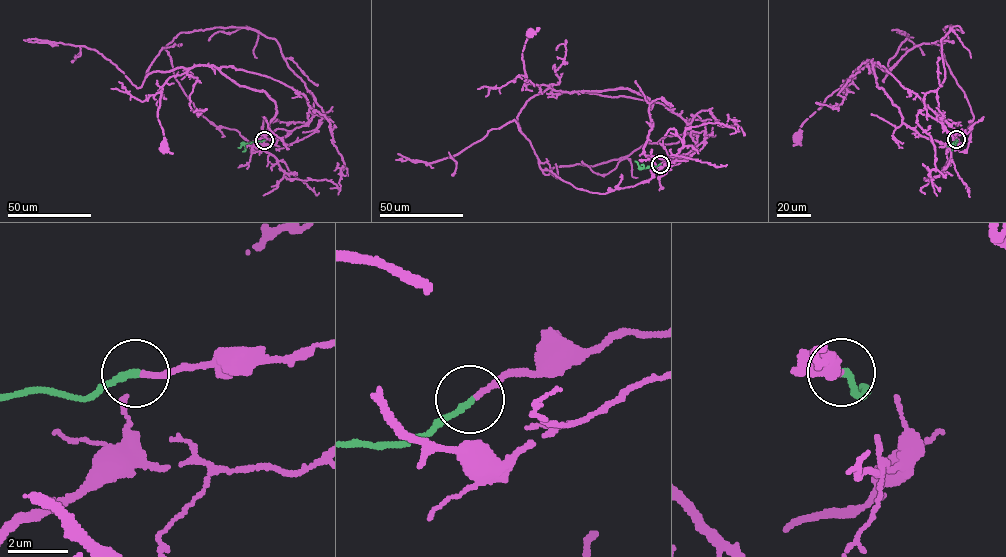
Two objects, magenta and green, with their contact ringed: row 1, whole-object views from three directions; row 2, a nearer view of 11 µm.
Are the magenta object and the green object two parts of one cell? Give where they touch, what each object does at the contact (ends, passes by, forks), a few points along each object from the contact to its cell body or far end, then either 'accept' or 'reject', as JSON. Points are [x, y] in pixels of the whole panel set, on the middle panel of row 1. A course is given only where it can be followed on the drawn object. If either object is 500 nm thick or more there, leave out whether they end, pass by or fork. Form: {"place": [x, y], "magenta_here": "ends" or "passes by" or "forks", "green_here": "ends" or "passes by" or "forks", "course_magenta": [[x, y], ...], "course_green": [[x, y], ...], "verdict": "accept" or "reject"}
{"place": [660, 164], "magenta_here": "ends", "green_here": "ends", "course_magenta": [[660, 164], [683, 157], [693, 148], [685, 121], [661, 103], [525, 85], [522, 55], [530, 34]], "course_green": [[660, 164], [641, 168], [635, 161]], "verdict": "accept"}

